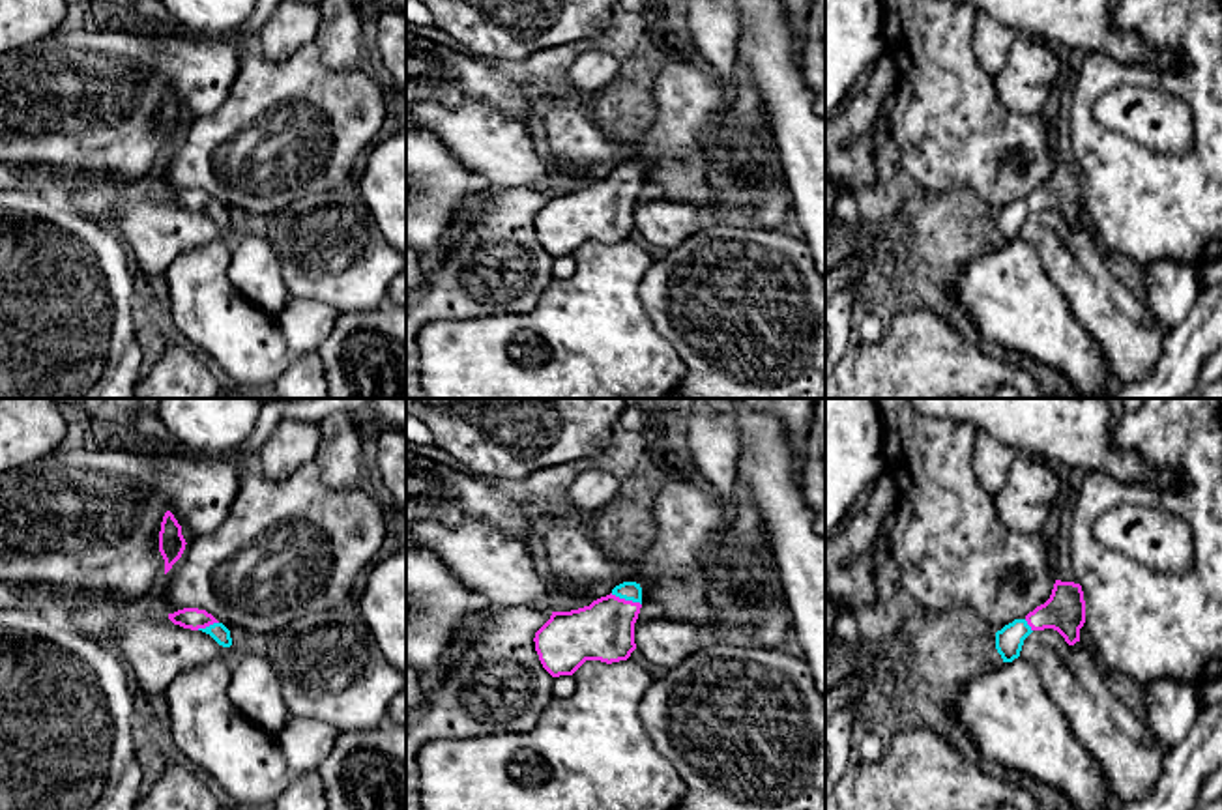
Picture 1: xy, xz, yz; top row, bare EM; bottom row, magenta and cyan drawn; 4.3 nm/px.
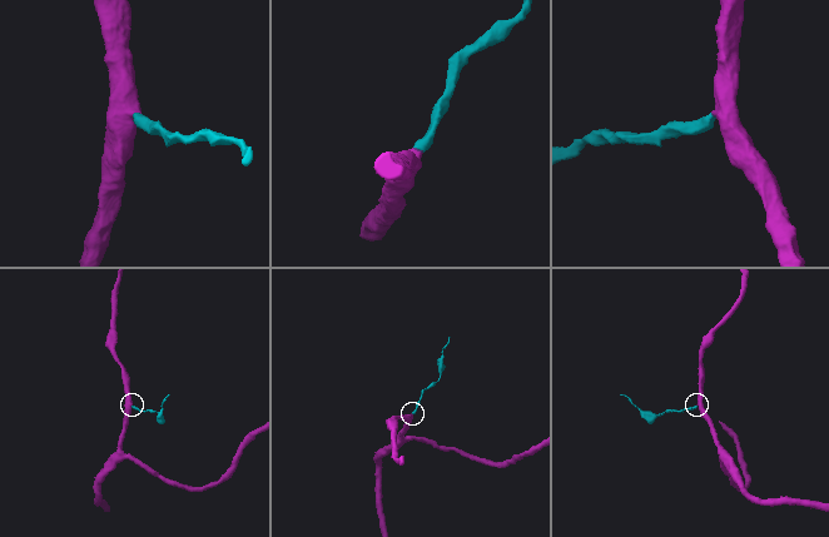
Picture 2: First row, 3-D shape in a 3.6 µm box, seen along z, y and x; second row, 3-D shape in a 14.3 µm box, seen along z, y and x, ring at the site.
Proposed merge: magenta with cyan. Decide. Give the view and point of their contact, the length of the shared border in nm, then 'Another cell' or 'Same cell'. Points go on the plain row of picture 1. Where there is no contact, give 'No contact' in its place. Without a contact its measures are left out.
Touches magenta at xz (624, 180). Shared border 140 nm. Same cell

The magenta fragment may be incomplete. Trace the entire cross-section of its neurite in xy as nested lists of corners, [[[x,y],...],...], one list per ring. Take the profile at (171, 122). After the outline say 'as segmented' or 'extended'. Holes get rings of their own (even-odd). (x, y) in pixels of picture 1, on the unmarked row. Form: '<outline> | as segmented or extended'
[[[170,92],[165,94],[159,112],[159,133],[165,140],[165,155],[182,138],[185,131],[185,120],[182,116],[182,107]]] | as segmented

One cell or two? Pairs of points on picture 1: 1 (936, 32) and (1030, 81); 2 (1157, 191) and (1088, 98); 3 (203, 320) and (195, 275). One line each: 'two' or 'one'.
1: two
2: one
3: one

